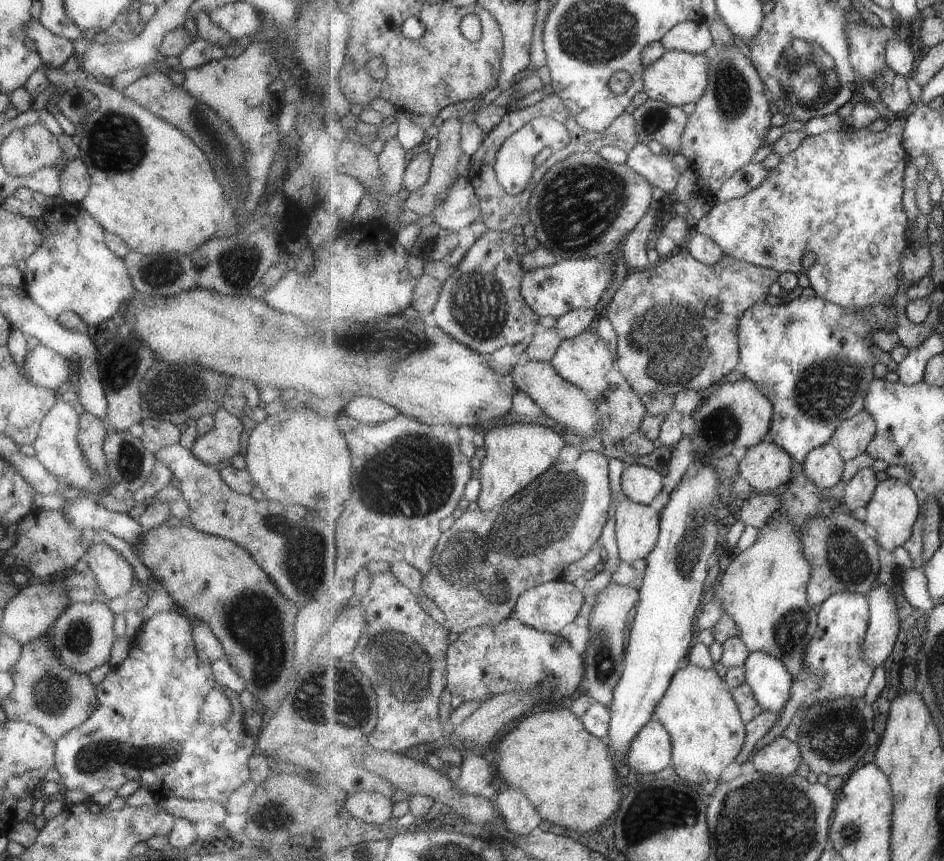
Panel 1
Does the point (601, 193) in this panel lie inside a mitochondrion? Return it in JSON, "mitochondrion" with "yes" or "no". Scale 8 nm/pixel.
{"mitochondrion":"yes"}

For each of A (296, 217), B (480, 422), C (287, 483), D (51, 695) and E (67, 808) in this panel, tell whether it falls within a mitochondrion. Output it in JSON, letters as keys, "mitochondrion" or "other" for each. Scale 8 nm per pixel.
{"A":"other","B":"other","C":"other","D":"mitochondrion","E":"other"}

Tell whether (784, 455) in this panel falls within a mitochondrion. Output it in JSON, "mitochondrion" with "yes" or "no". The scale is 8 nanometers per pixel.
{"mitochondrion":"no"}

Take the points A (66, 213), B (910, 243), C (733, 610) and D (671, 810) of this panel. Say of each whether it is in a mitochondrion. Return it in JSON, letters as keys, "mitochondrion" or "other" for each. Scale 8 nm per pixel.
{"A":"other","B":"other","C":"other","D":"mitochondrion"}

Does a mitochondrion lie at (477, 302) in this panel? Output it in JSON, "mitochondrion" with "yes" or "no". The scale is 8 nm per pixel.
{"mitochondrion":"yes"}

